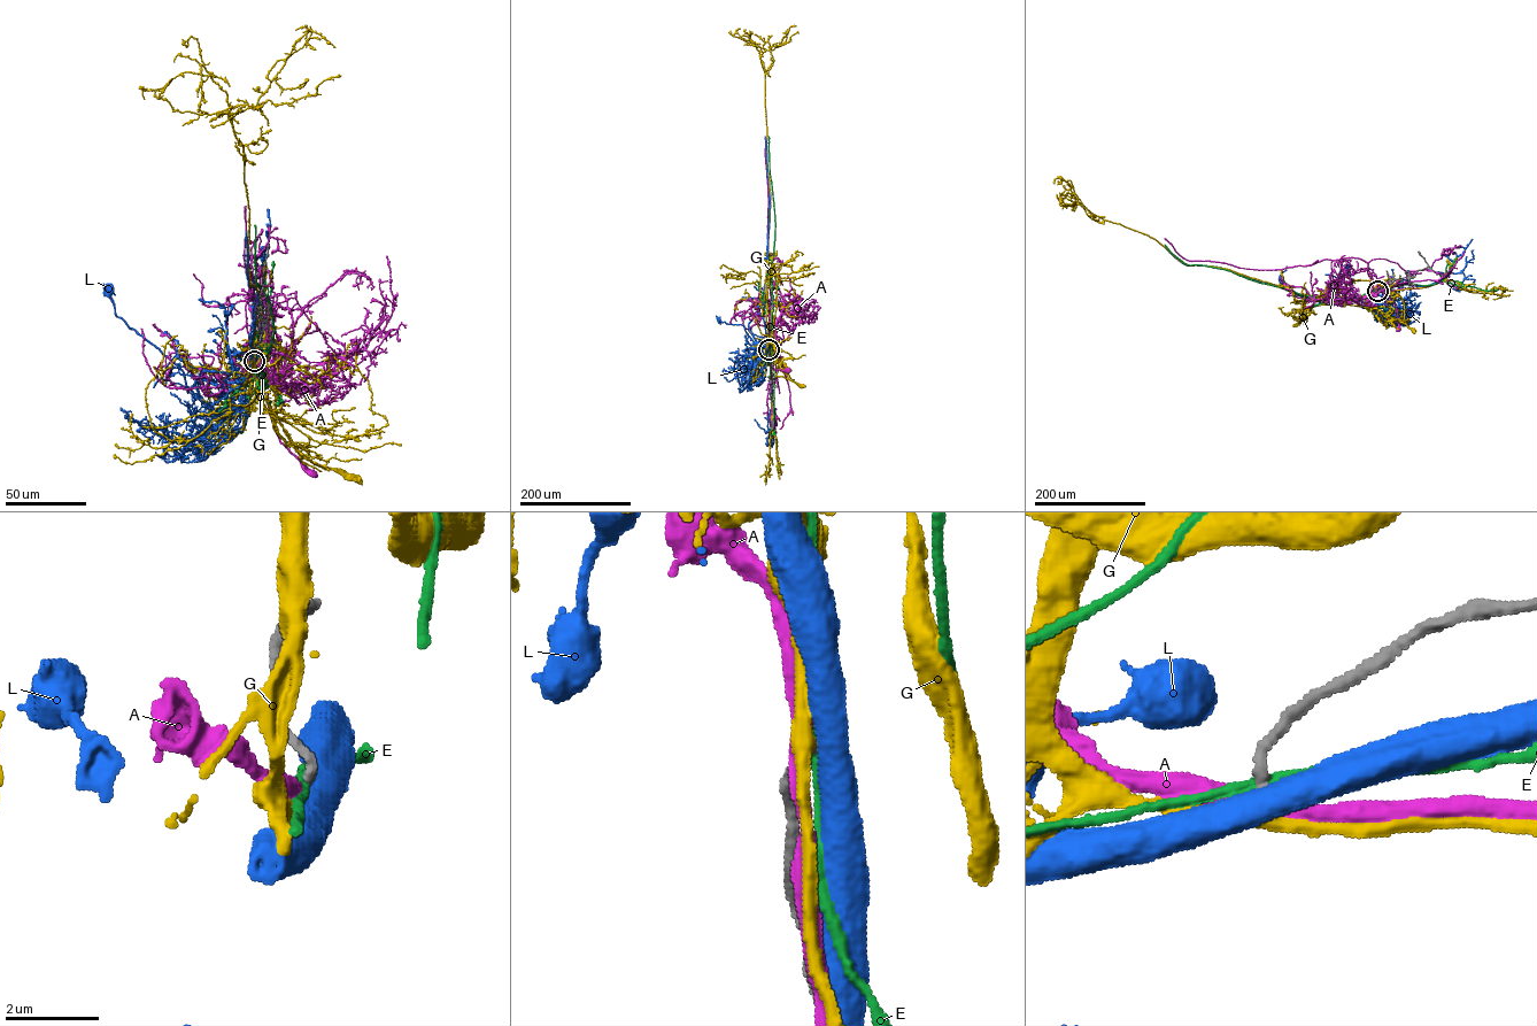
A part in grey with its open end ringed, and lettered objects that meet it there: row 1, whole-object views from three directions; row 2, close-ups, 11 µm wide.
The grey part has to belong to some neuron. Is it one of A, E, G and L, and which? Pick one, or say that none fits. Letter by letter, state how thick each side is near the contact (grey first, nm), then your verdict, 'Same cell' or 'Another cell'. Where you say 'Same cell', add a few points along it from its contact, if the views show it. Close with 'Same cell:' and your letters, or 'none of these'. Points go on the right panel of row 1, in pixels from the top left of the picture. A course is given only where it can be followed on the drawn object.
A: Thickness 200 nm (grey) against 400 nm. Another cell
E: Thickness 240 nm (grey) against 200 nm. Another cell
G: Thickness 200 nm (grey) against 360 nm. Same cell. Its course: (1377, 291), (1375, 287), (1379, 283), (1375, 280), (1400, 296), (1404, 321), (1414, 331)
L: Thickness 240 nm (grey) against 550 nm. Another cell
Same cell: G

